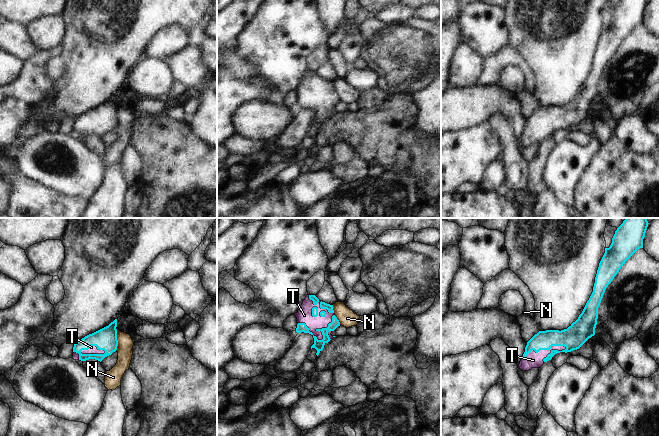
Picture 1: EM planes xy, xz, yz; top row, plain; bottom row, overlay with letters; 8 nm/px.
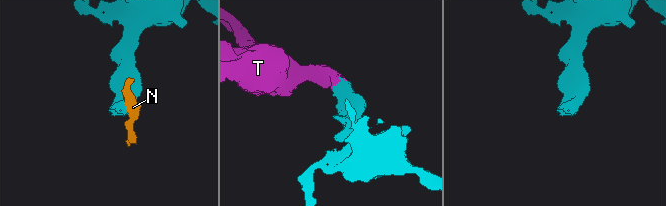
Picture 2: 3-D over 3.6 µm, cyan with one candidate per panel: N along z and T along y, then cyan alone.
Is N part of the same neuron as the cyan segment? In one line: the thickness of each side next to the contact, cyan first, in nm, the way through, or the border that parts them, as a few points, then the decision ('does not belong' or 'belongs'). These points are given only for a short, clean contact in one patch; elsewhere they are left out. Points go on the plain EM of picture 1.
180/130 nm | along xy (116, 102), (117, 125) | does not belong

